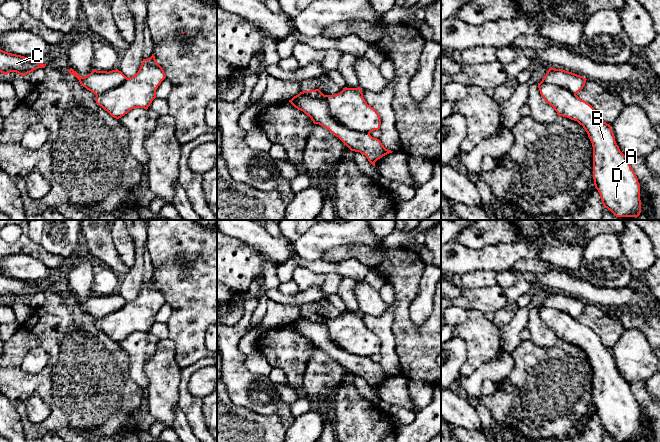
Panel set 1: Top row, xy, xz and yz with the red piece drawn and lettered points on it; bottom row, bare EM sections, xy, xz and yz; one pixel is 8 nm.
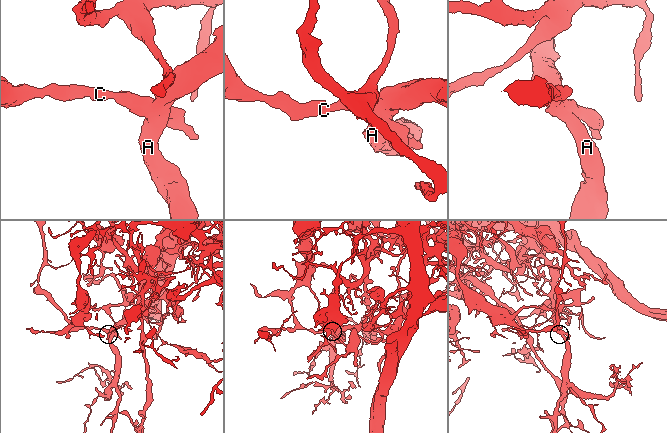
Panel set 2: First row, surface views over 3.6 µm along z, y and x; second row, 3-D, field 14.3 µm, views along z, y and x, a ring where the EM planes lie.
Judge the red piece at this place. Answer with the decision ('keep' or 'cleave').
cleave

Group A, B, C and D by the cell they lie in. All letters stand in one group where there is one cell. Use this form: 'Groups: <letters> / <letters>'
Groups: A B D / C

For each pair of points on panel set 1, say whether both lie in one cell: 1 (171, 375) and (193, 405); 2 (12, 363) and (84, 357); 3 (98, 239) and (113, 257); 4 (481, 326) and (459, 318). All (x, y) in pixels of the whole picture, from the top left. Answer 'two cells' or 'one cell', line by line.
1: two cells
2: one cell
3: one cell
4: two cells

